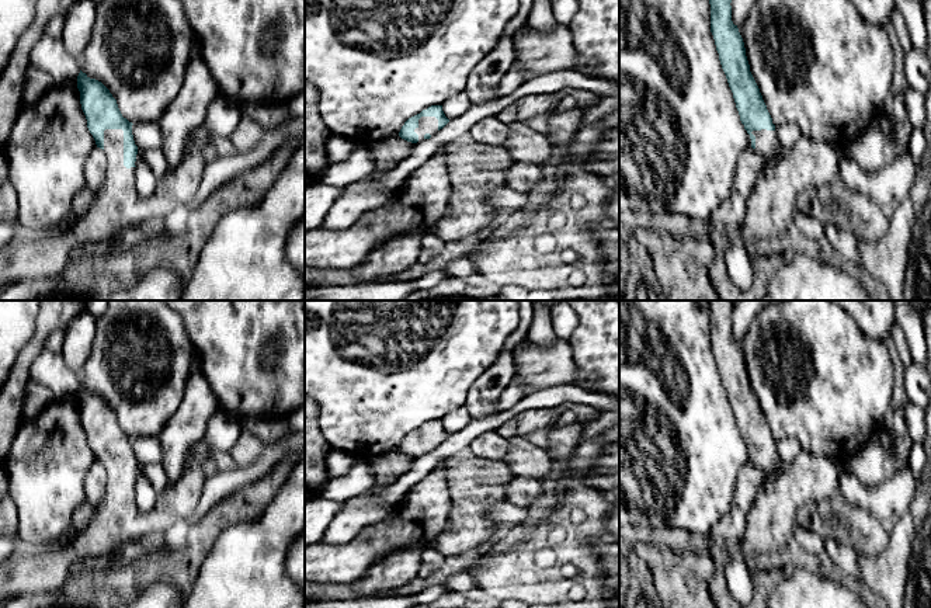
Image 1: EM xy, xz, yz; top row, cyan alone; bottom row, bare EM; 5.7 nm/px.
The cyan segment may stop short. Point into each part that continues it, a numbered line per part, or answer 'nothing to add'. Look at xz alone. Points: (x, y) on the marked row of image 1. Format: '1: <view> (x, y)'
1: xz (426, 124)

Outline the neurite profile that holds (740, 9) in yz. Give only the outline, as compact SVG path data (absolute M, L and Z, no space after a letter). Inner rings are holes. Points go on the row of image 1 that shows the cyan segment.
M732 0L732 21L734 25L739 25L744 21L754 1L755 0Z

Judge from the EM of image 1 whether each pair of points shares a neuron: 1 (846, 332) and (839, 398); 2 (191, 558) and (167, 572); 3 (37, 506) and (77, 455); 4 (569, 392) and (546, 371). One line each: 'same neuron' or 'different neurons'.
1: same neuron
2: same neuron
3: same neuron
4: different neurons

